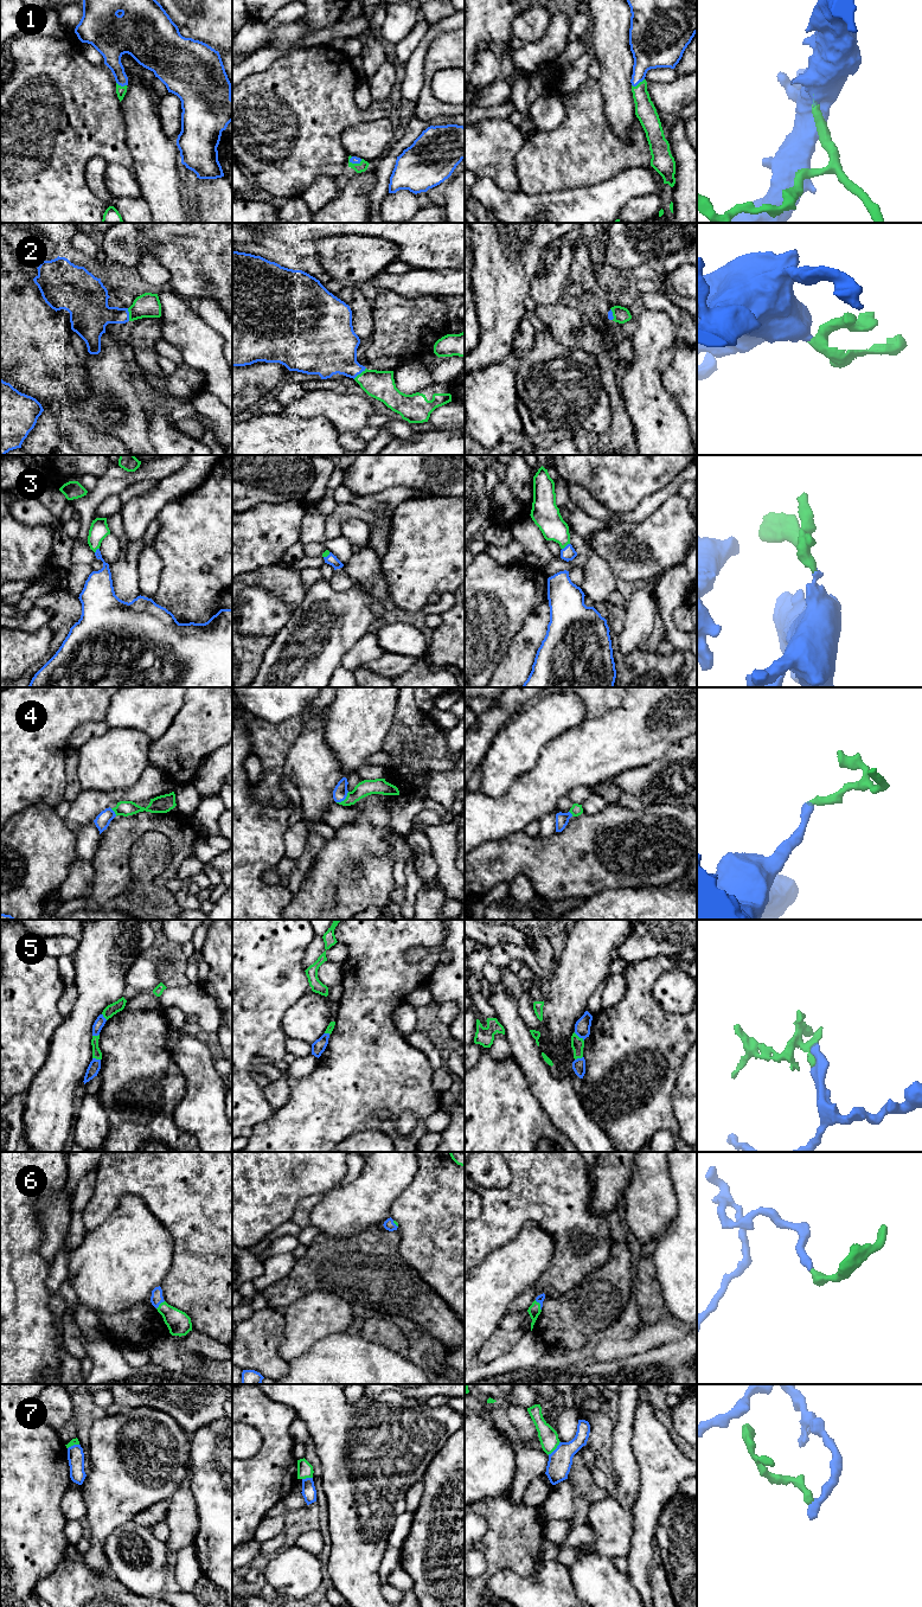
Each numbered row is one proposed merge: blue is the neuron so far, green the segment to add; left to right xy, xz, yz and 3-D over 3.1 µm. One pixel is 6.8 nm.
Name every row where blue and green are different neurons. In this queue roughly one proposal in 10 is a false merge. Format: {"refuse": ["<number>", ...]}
{"refuse": ["7"]}

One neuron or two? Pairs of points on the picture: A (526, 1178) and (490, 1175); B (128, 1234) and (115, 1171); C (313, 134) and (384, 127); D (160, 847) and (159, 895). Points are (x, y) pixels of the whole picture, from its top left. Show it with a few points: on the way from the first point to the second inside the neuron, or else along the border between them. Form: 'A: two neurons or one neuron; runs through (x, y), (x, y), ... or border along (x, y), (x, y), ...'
A: two neurons; border along (507, 1164), (510, 1183), (503, 1188), (484, 1188)
B: two neurons; border along (147, 1205), (135, 1195), (125, 1195), (106, 1221)
C: two neurons; border along (370, 121), (347, 127), (341, 134), (347, 155)
D: one neuron; runs through (148, 859), (148, 883)

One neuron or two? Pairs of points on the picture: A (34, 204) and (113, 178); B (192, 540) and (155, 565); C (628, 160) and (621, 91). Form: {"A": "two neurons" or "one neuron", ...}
{"A": "two neurons", "B": "two neurons", "C": "two neurons"}

